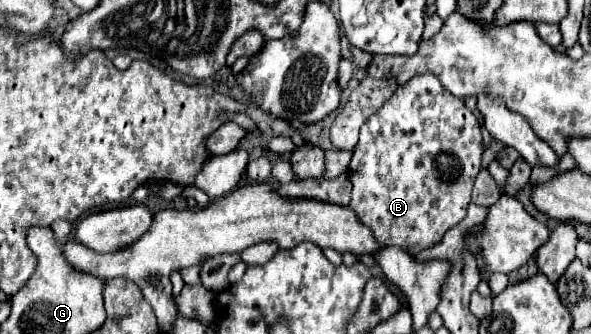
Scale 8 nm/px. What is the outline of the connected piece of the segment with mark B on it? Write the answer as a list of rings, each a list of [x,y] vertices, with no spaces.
[[[422,74],[422,76],[416,76],[412,78],[410,82],[406,82],[404,86],[400,86],[392,98],[382,106],[380,112],[376,112],[360,130],[360,140],[354,148],[354,156],[352,156],[352,162],[350,162],[350,168],[348,168],[348,178],[352,180],[352,200],[350,200],[350,208],[354,210],[356,218],[360,224],[368,226],[372,236],[376,238],[376,242],[380,246],[400,246],[402,250],[408,250],[408,254],[416,254],[416,252],[422,252],[424,248],[430,248],[434,246],[436,242],[442,240],[442,236],[446,234],[448,228],[456,226],[464,216],[466,216],[466,208],[470,204],[470,190],[472,190],[472,184],[474,184],[474,178],[478,176],[480,172],[480,160],[482,160],[482,132],[480,132],[480,120],[464,106],[464,102],[452,94],[448,94],[448,90],[444,90],[444,86],[440,84],[440,80],[432,74]]]

